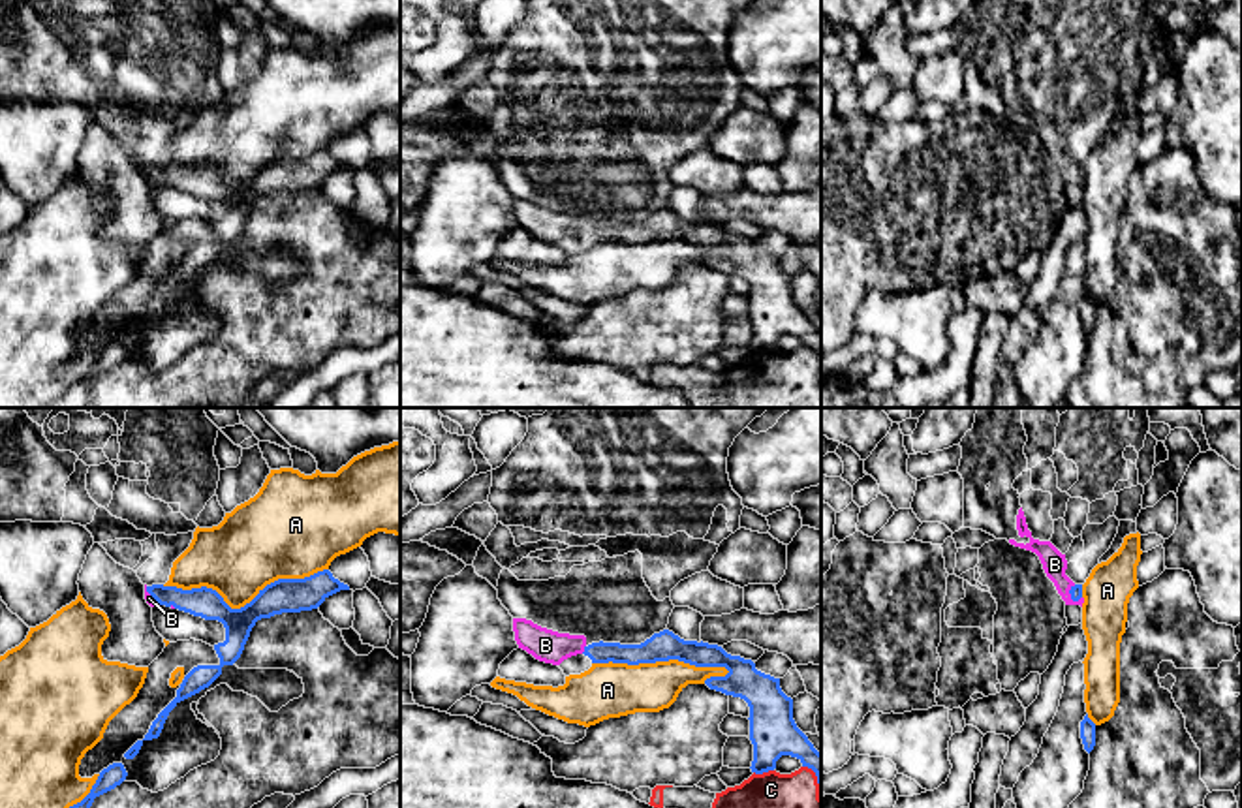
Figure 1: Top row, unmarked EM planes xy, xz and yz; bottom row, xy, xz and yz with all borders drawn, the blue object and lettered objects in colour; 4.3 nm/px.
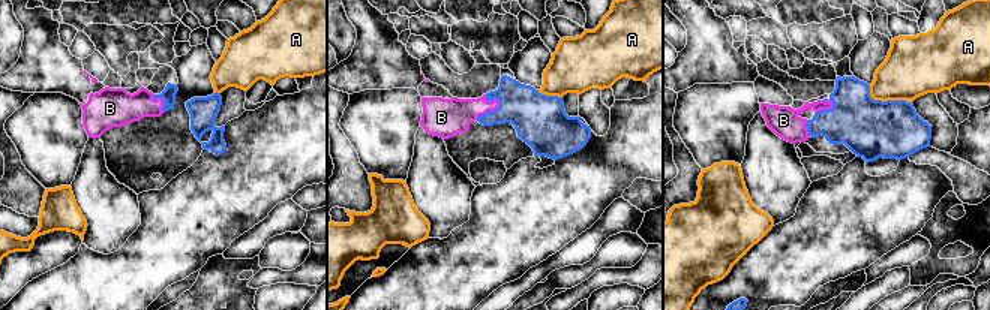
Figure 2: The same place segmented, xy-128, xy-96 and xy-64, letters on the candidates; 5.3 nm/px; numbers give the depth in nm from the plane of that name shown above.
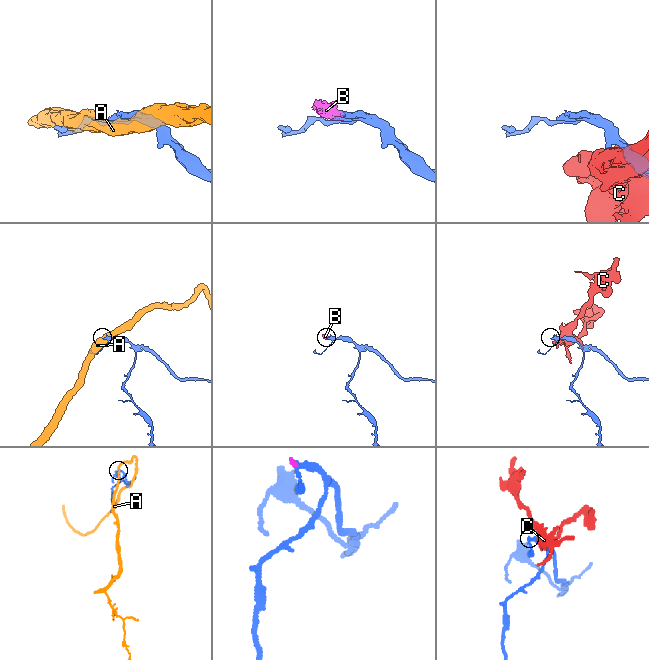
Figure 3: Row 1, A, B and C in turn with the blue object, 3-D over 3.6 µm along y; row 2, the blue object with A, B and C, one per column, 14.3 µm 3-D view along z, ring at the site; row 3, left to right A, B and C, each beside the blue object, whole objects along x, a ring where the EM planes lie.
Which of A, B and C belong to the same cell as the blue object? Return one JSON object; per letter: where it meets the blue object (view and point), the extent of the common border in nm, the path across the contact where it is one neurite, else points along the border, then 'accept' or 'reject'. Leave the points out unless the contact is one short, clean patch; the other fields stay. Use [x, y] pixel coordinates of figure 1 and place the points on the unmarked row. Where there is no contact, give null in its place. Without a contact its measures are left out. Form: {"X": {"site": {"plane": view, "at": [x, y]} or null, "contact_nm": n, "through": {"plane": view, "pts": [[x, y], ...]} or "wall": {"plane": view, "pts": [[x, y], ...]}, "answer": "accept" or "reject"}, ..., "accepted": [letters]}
{"A": {"site": {"plane": "xy", "at": [247, 183]}, "contact_nm": 700, "answer": "reject"}, "B": {"site": {"plane": "xz", "at": [585, 228]}, "contact_nm": 40, "through": {"plane": "xz", "pts": [[600, 232], [585, 228], [545, 224]]}, "answer": "accept"}, "C": {"site": {"plane": "xz", "at": [763, 350]}, "contact_nm": 90, "answer": "reject"}, "accepted": ["B"]}

